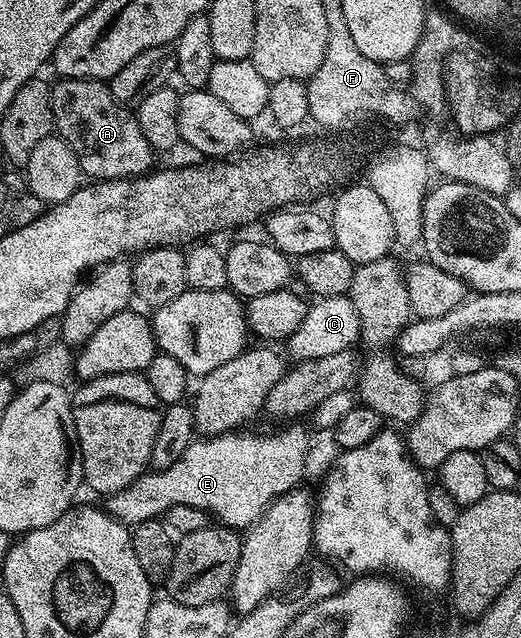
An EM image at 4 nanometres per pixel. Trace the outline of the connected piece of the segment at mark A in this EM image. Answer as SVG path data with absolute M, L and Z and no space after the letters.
M59 78L51 86L54 133L76 154L88 179L108 182L118 178L142 178L157 158L149 140L141 136L141 124L126 105L111 95L110 85L97 78Z

